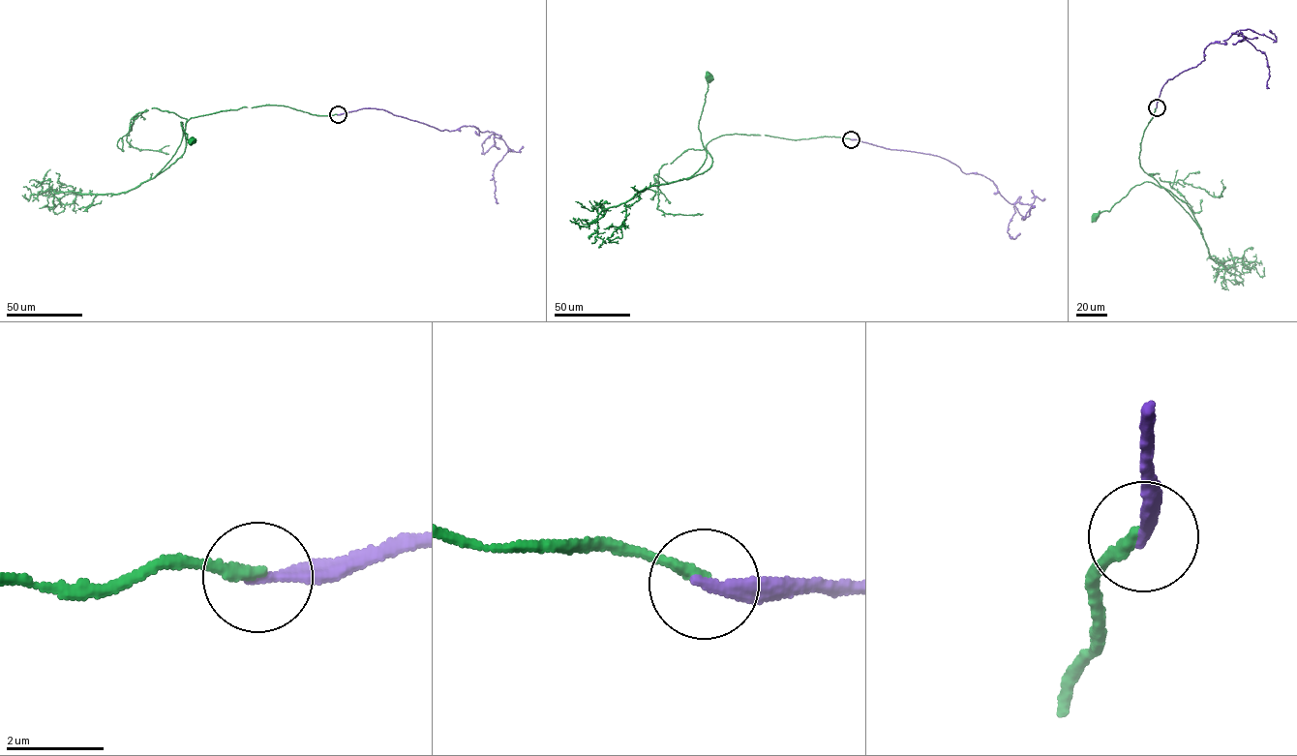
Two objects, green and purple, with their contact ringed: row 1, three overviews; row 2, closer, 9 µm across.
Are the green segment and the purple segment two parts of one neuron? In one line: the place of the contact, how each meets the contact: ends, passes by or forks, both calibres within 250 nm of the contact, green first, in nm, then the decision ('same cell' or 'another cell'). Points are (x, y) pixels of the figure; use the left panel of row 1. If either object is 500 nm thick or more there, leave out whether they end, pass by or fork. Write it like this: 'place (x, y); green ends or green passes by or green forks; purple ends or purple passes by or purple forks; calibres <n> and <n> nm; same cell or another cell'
place (338, 114); green ends; purple ends; calibres 240 and 240 nm; another cell

